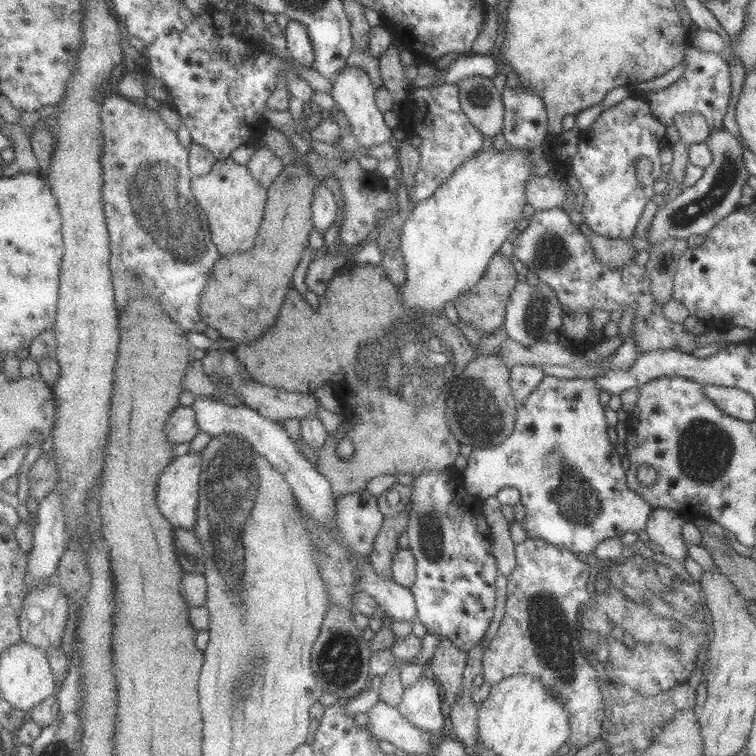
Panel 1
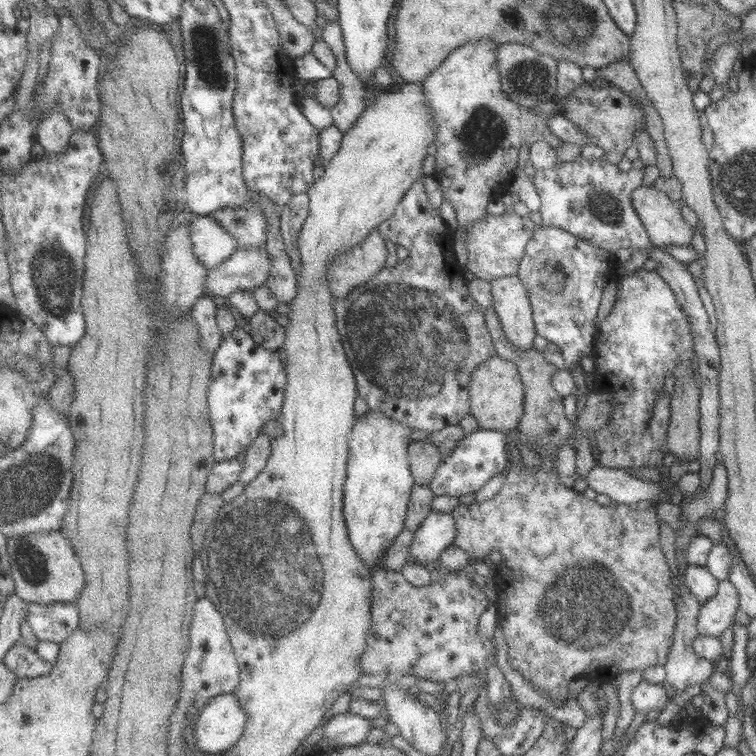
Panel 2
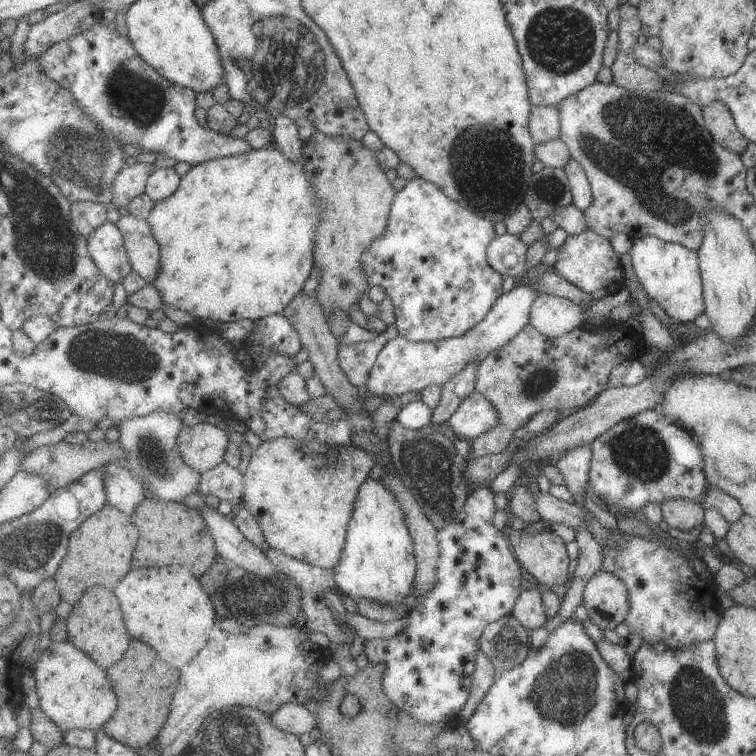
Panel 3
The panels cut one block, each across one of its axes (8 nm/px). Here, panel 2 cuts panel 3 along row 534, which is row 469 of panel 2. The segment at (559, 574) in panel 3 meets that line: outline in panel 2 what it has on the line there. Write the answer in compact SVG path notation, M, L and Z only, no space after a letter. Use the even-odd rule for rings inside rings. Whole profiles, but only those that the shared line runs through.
M537 448L536 453L540 456L542 463L538 467L529 467L522 462L513 462L506 471L506 483L497 496L493 496L489 501L476 502L469 506L459 505L455 508L457 532L454 544L466 550L473 560L484 561L493 550L501 552L505 558L503 566L499 568L499 589L497 593L497 603L500 612L500 623L508 645L508 658L510 666L518 671L524 680L532 688L540 693L544 698L561 706L569 698L569 684L573 680L583 676L599 676L603 682L611 682L623 670L641 672L647 667L664 665L671 647L672 634L676 621L676 607L673 592L673 573L664 557L661 545L659 545L659 527L656 516L656 504L649 501L641 501L627 504L616 504L611 502L608 506L599 506L595 500L568 488L559 478L559 468L557 468L557 456L559 448ZM503 584L514 584L513 590L503 588ZM503 588L503 589L501 589Z

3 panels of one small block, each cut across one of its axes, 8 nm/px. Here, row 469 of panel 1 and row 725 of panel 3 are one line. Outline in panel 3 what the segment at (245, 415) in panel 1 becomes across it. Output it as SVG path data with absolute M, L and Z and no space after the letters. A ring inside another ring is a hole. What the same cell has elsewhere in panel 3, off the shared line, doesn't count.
M295 703L285 704L272 718L279 728L296 734L298 737L305 733L309 734L311 730L319 726L319 718L316 718L314 712L305 705Z

